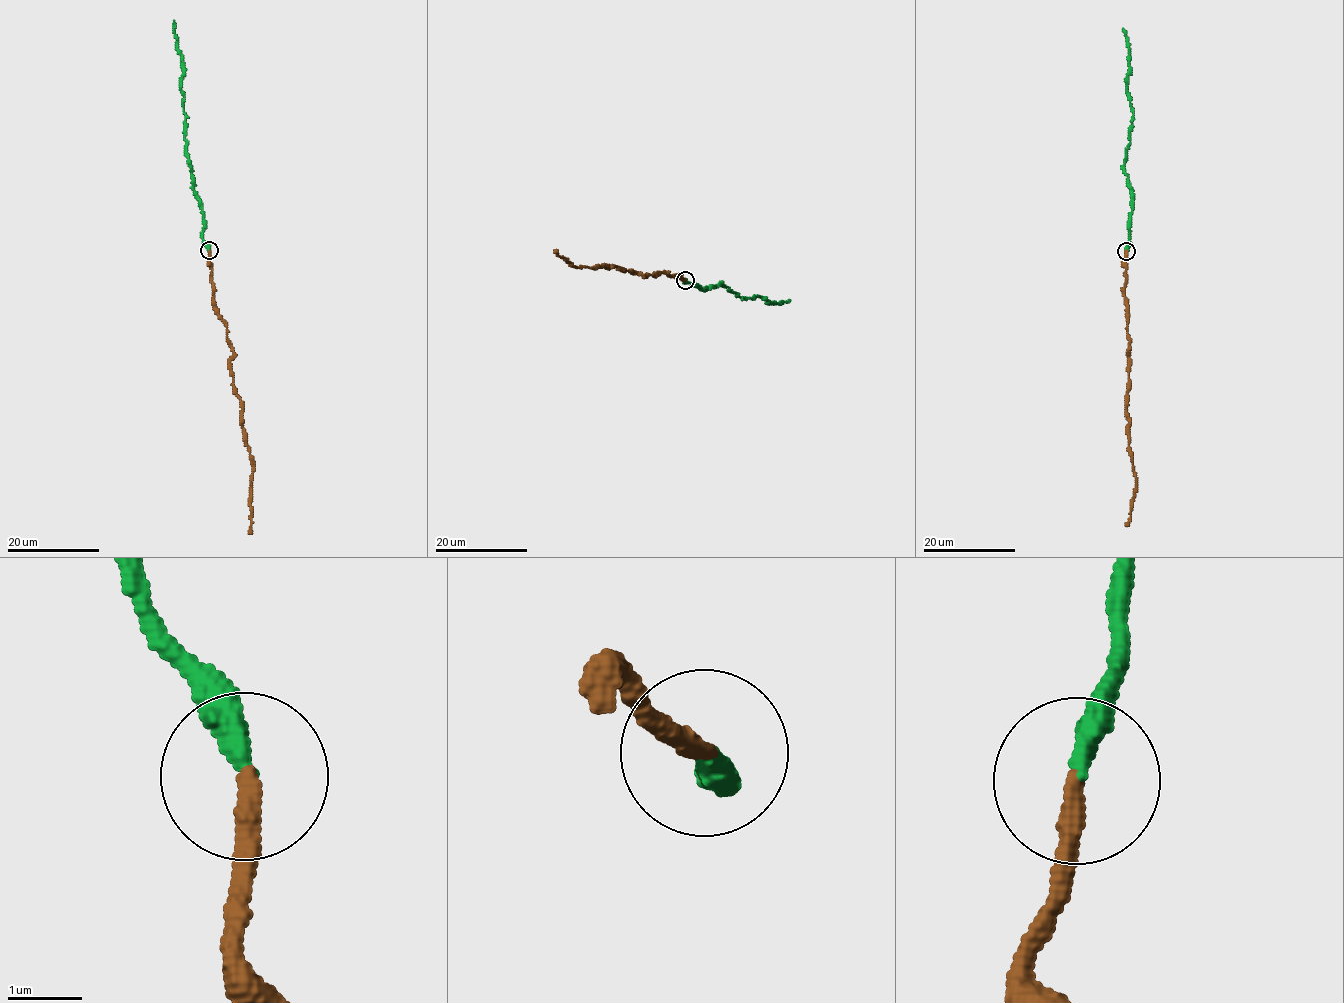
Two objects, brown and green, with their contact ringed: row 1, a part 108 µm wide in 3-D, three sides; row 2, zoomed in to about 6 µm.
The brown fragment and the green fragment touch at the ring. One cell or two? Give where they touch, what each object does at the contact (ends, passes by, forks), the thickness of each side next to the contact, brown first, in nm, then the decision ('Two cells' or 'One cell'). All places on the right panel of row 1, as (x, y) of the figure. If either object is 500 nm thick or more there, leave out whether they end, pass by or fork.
Place: (1126, 251). At the ring brown ends. At the ring green ends. Thickness 280 nm (brown) against 320 nm. One cell

